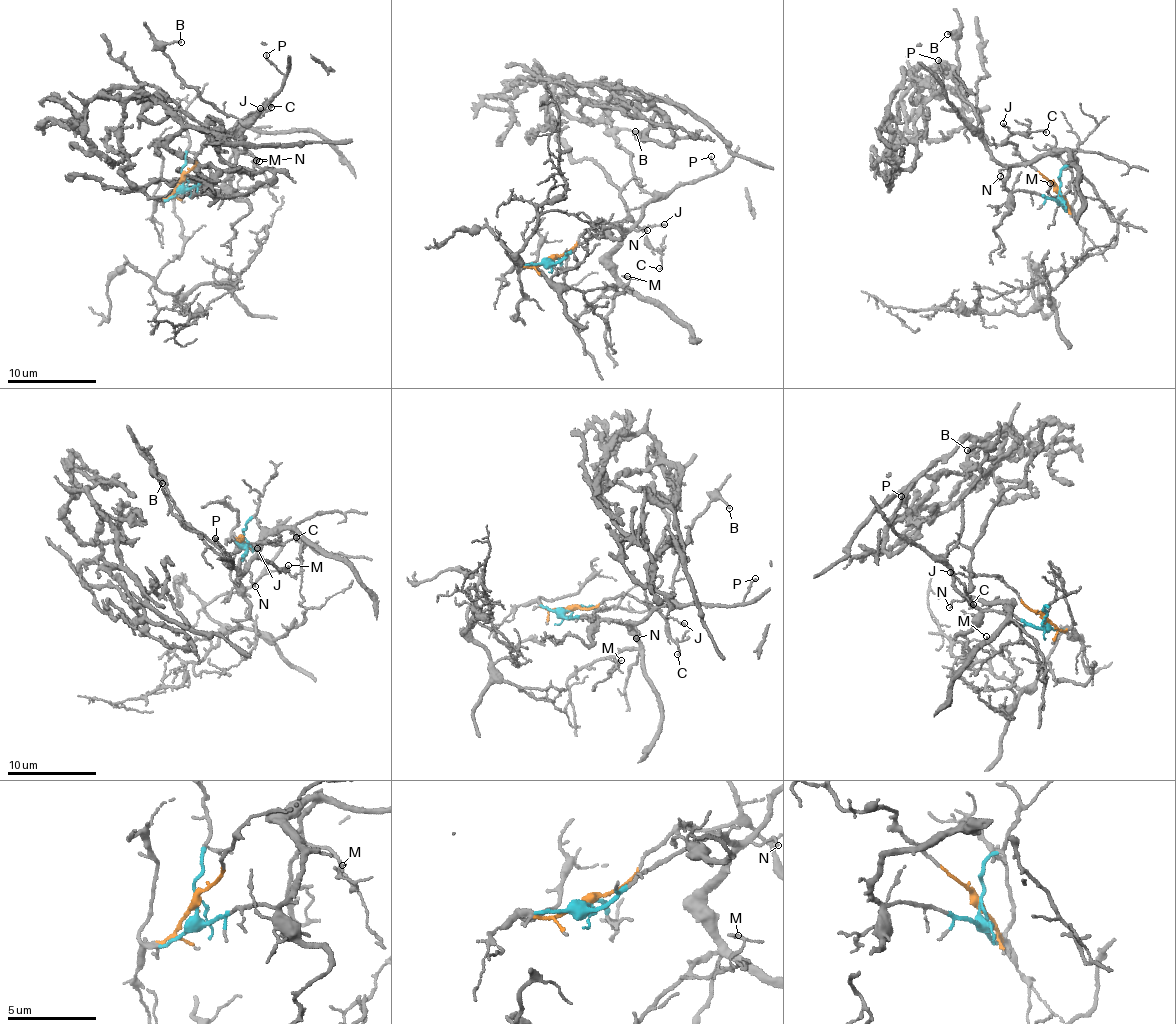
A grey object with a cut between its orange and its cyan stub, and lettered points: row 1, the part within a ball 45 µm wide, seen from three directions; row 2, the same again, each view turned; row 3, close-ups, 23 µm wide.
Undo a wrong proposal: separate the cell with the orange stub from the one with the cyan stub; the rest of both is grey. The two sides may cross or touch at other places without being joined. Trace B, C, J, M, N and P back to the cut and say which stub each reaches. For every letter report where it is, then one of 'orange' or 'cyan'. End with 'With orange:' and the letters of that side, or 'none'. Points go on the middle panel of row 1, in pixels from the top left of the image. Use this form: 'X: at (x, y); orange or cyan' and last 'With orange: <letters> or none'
B: at (635, 131); cyan
C: at (659, 268); orange
J: at (664, 224); orange
M: at (627, 276); cyan
N: at (647, 230); cyan
P: at (711, 156); cyan
With orange: C, J

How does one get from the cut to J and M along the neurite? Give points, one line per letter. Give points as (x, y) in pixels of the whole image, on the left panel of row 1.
J: (183, 179), (213, 134), (231, 129), (242, 118), (260, 108)
M: (183, 179), (223, 181), (239, 128), (239, 149), (261, 172), (255, 159)

